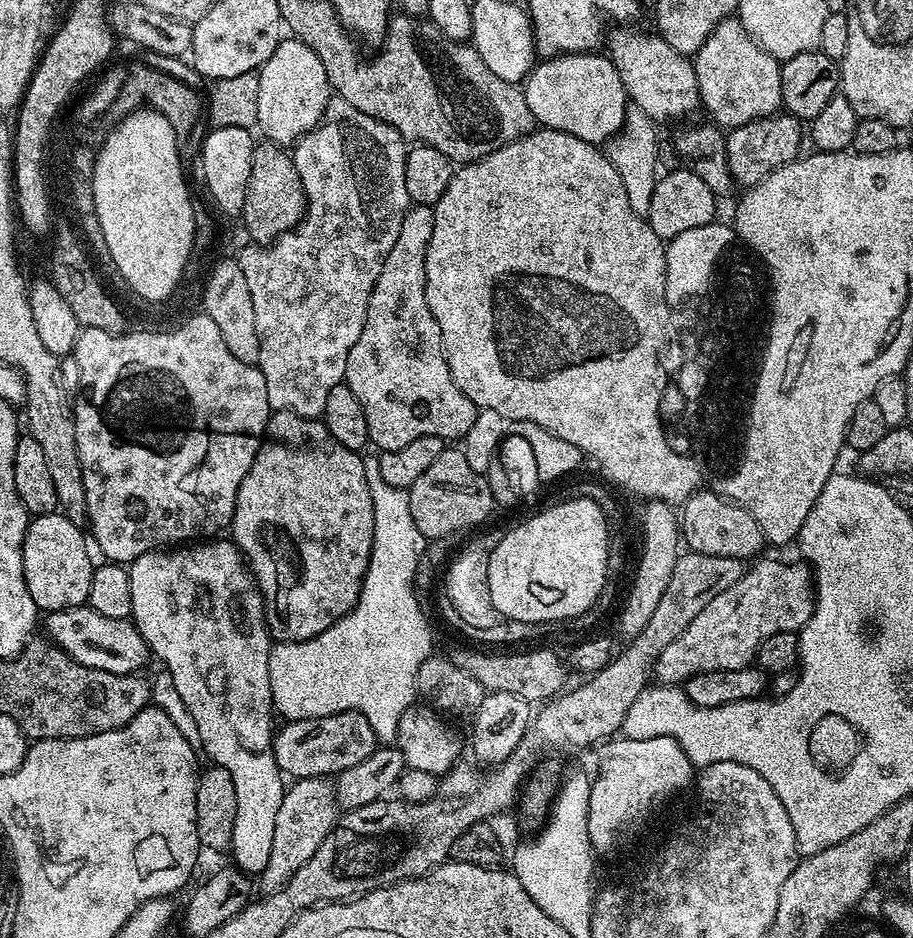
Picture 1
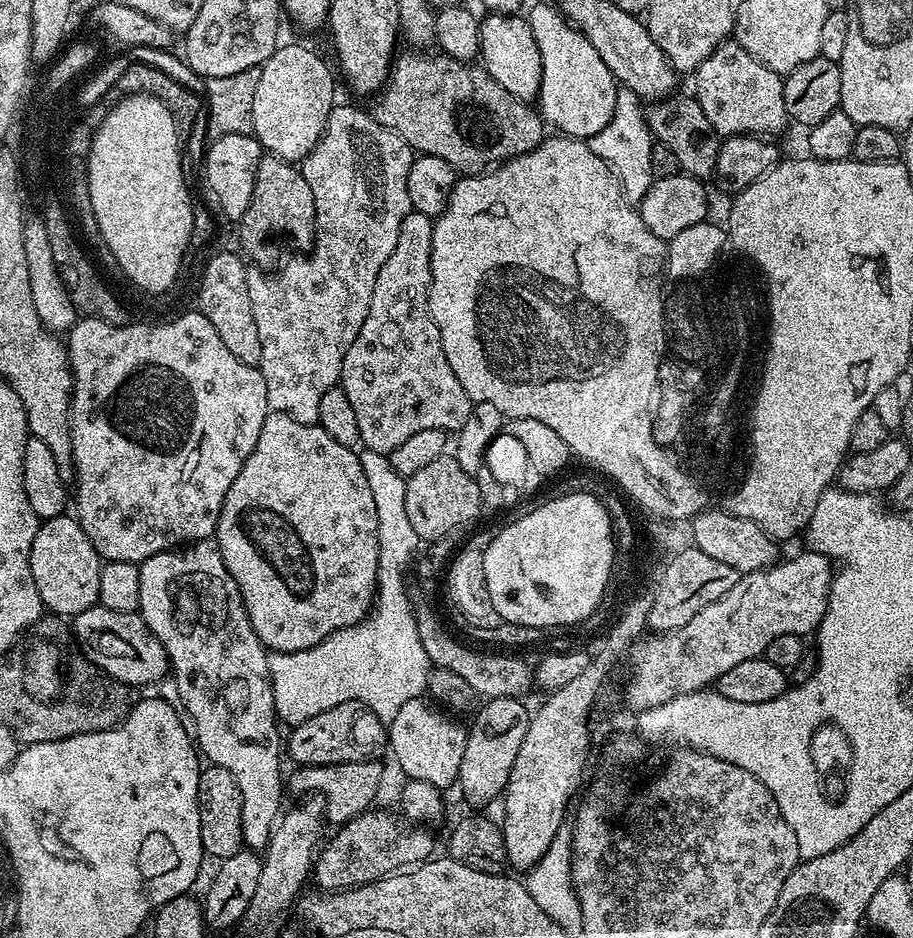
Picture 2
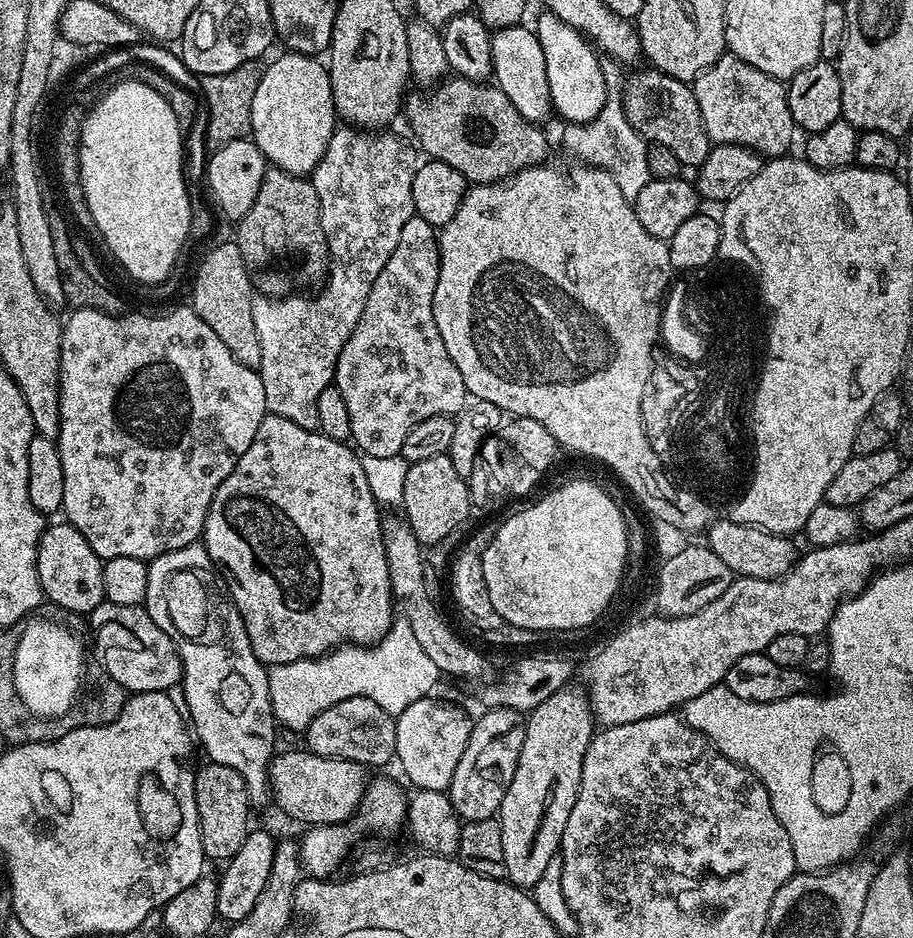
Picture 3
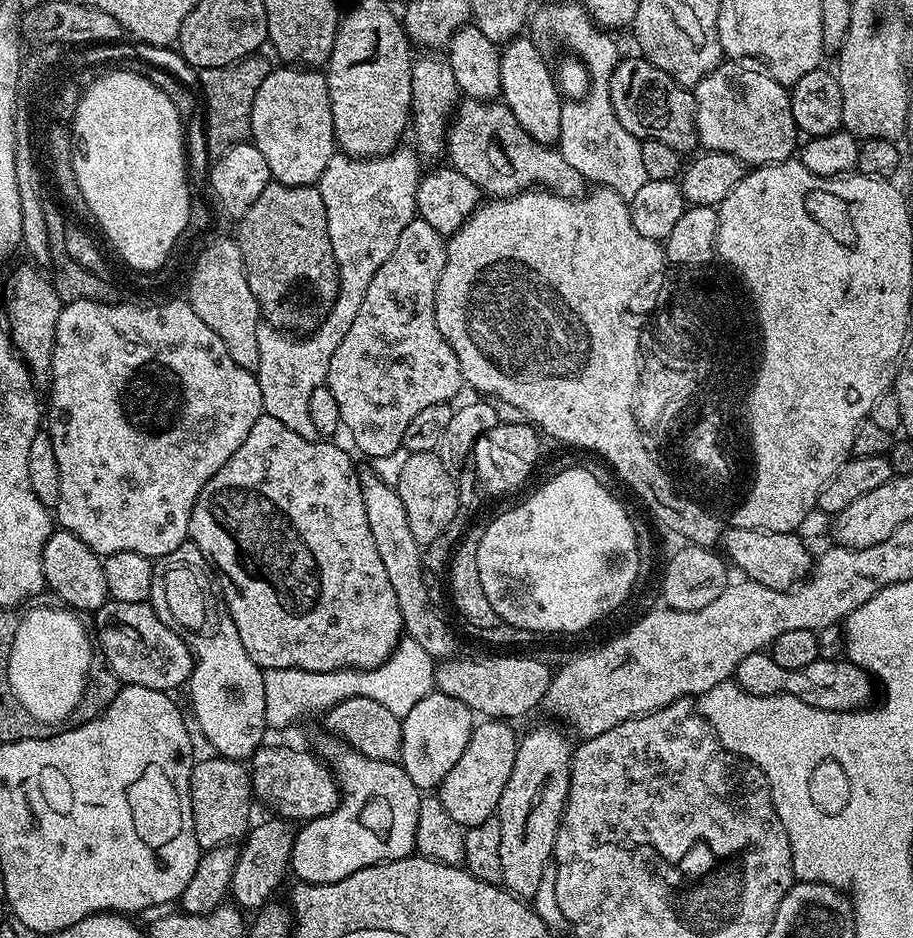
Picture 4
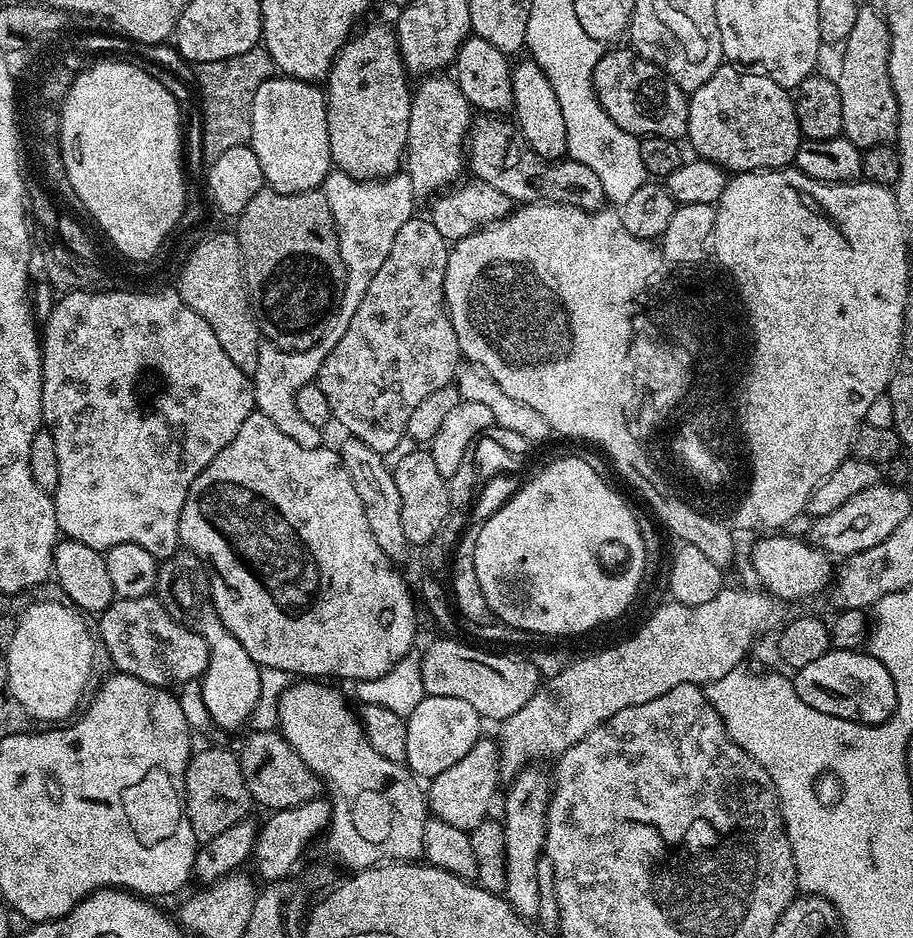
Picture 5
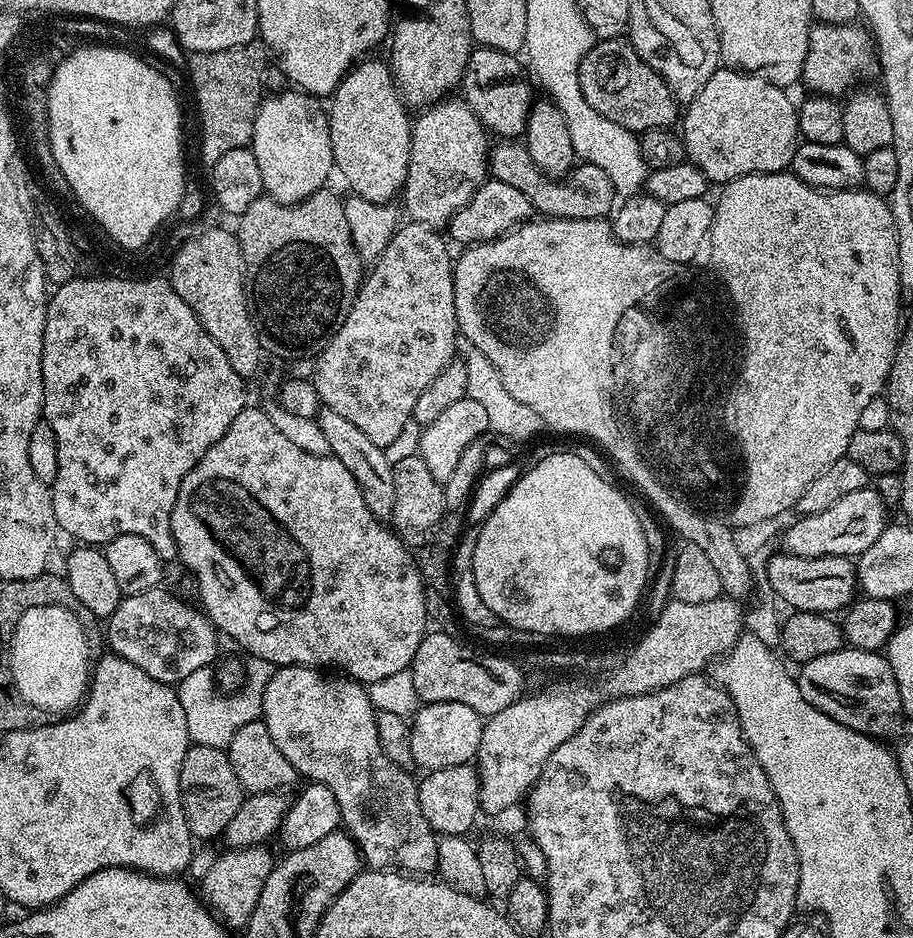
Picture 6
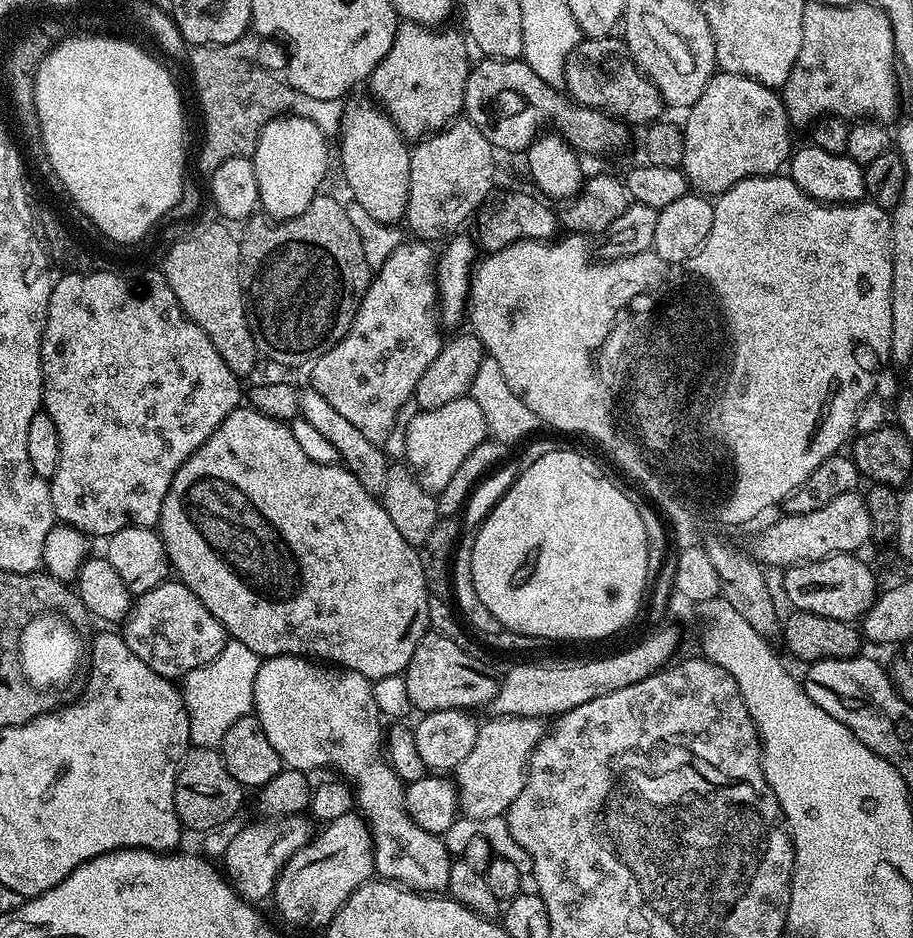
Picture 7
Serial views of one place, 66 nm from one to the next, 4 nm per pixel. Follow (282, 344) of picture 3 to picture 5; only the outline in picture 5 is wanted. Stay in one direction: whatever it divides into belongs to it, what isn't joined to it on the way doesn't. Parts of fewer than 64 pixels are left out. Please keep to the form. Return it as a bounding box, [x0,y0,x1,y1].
[250,170,418,448]

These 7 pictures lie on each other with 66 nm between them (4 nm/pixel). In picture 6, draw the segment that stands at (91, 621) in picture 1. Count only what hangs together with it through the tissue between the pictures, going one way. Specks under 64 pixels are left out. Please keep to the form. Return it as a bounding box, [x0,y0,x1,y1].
[106,587,218,685]

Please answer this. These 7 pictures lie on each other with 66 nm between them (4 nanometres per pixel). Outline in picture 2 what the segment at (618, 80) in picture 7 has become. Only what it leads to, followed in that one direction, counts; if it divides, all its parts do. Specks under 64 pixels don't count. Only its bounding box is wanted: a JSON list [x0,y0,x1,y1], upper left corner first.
[645,96,721,179]

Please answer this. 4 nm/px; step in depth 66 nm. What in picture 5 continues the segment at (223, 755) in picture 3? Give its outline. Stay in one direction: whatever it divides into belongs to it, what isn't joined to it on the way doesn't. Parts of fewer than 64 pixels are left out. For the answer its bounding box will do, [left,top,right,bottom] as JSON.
[154,551,261,728]

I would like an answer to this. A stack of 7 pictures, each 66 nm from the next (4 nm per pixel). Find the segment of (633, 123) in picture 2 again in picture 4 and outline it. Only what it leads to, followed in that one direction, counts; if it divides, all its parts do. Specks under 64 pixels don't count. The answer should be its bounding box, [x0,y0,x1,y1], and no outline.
[558,75,646,198]

